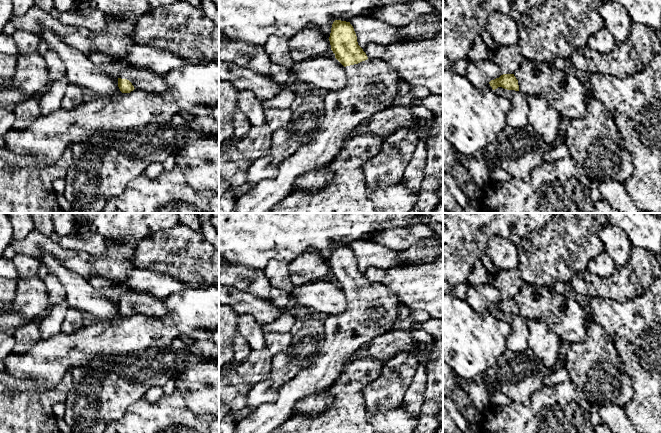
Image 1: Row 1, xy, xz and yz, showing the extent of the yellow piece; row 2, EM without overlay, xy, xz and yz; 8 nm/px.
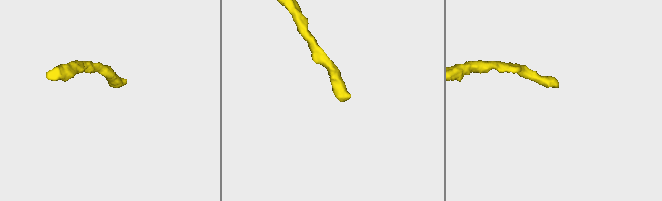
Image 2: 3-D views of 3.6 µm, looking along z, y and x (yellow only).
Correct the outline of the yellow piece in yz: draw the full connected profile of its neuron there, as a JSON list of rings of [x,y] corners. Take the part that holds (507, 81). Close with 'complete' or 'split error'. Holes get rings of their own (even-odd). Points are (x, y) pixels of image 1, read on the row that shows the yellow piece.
[[[523,59],[515,74],[503,74],[489,82],[493,90],[502,87],[530,96],[542,96],[567,121],[586,114],[588,86],[574,74],[557,70],[552,64]]]; split error

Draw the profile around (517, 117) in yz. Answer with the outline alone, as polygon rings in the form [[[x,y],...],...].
[[[498,87],[494,92],[499,96],[506,97],[512,104],[506,116],[507,125],[513,128],[522,128],[528,124],[529,106],[524,93],[515,90],[507,90],[502,87]]]

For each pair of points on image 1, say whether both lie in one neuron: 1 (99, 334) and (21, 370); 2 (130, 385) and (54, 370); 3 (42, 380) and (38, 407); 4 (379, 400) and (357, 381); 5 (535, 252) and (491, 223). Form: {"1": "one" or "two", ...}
{"1": "one", "2": "two", "3": "two", "4": "two", "5": "two"}

